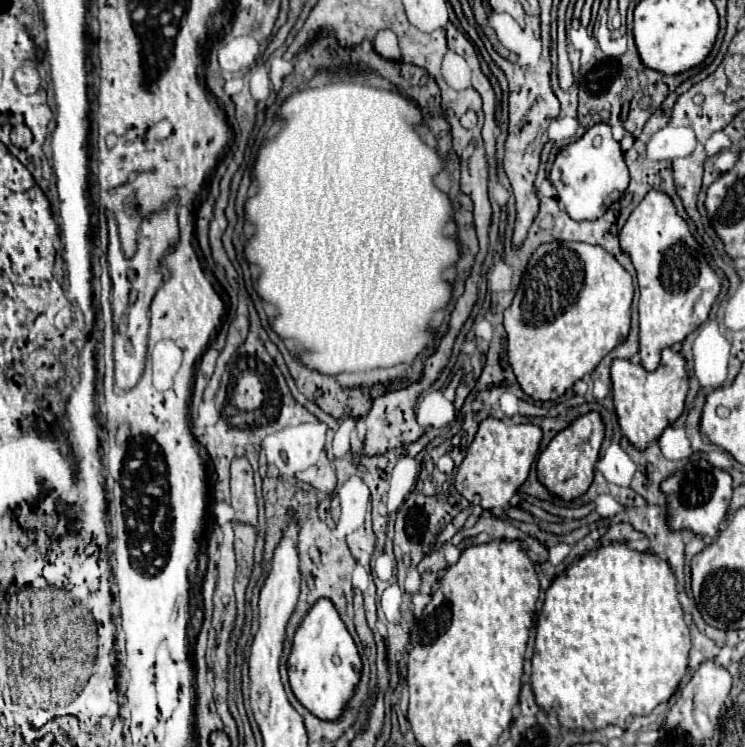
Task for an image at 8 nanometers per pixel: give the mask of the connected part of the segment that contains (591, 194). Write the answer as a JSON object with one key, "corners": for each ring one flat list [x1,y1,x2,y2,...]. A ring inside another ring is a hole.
{"corners":[[601,122,591,126,579,140,563,146,555,158,553,170,551,170,553,186,557,188,559,200,565,204,567,214,573,220,597,220,605,214,605,210,623,196,623,192,629,186,629,172,623,160,623,152,619,142,611,136,611,126],[601,136,601,144,595,146,593,138],[555,168,561,172,555,180]]}

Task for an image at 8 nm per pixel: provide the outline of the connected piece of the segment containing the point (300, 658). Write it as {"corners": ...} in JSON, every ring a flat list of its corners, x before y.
{"corners":[[319,598,299,624,287,660,291,690,297,700,317,718,337,720,355,692,361,676,361,658,337,608,327,598]]}

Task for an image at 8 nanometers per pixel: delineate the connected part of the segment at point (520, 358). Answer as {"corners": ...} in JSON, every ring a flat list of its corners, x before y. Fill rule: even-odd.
{"corners":[[551,242,539,246,521,278,511,306,505,310,507,356,521,390,533,400,557,400,577,380,593,372,605,354,629,334,633,300,631,274,603,248,583,242]]}

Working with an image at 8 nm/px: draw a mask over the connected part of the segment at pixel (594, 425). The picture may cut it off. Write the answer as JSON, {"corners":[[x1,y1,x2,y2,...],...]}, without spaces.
{"corners":[[589,412,573,420,565,430,561,430,549,446,541,452,537,460,537,478,539,482,561,500,575,500,587,492,593,480,593,468,599,458,599,448,603,442,603,422,597,412]]}

